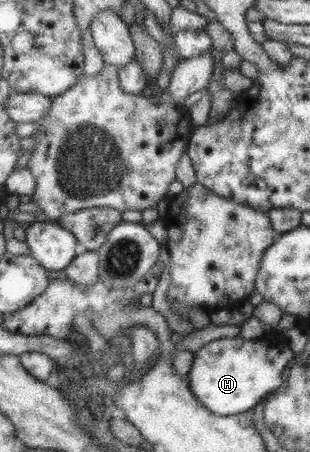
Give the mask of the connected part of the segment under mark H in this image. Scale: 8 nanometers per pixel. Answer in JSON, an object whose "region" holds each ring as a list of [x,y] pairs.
{"region":[[[220,337],[202,344],[197,351],[193,351],[193,359],[190,370],[187,374],[187,383],[190,392],[195,399],[208,412],[217,414],[218,416],[228,416],[238,414],[238,412],[250,411],[257,402],[265,401],[267,397],[275,393],[275,389],[280,386],[282,378],[282,370],[288,366],[294,353],[286,346],[274,346],[274,348],[266,348],[260,350],[260,342],[254,340],[244,340],[244,338],[236,337]]]}

